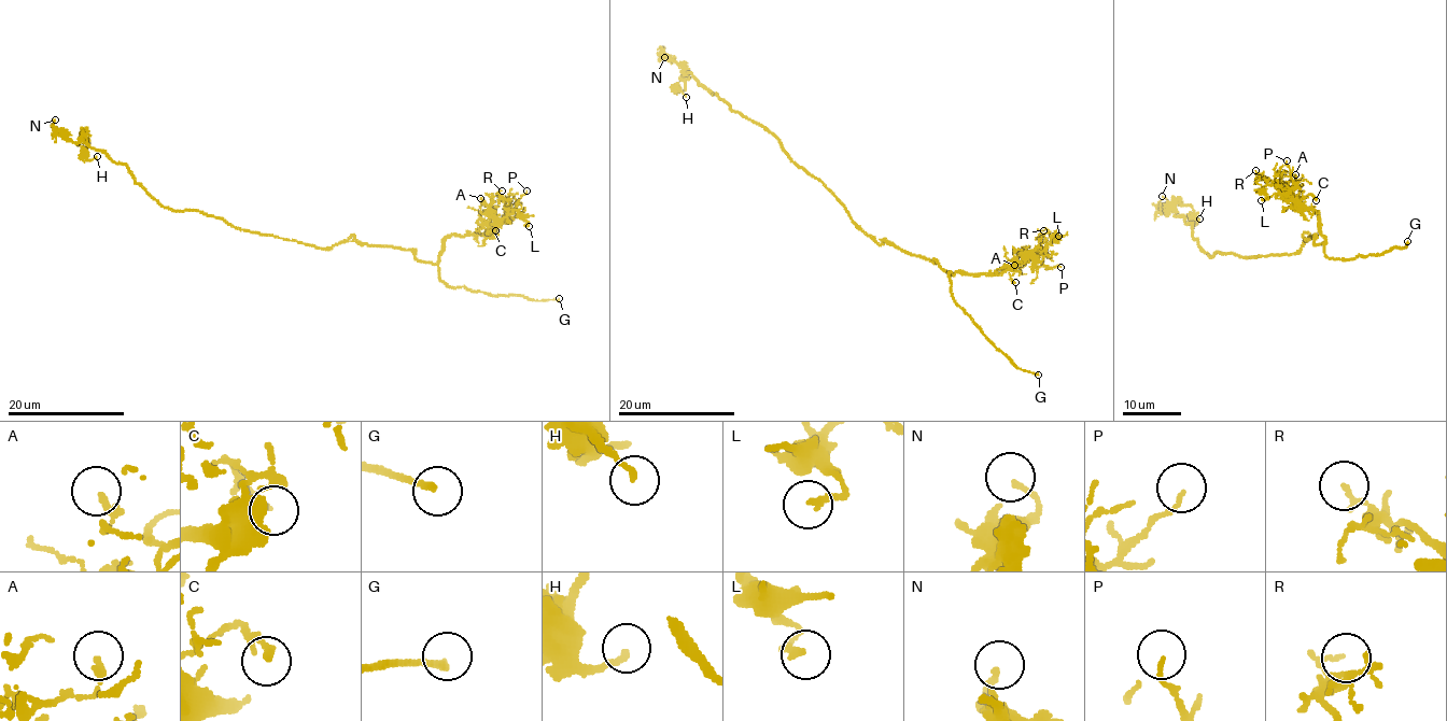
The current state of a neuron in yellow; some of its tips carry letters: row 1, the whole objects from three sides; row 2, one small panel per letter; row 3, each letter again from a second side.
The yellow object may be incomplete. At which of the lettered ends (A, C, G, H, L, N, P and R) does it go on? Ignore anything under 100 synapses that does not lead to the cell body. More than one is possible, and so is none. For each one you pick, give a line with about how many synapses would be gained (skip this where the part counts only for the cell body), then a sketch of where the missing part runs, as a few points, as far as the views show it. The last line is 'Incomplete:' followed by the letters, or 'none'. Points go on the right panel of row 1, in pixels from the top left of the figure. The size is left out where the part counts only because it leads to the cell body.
G: missing branch runs (1407, 241), (1403, 240), (1391, 252), (1380, 244), (1365, 250), (1345, 248), (1333, 240)
Incomplete: G

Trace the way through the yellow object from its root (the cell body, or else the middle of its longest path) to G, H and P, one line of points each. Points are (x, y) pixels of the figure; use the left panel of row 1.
G: (308, 243), (329, 249), (353, 236), (410, 250), (438, 266), (449, 286), (559, 298)
H: (308, 243), (243, 230), (198, 211), (166, 208), (124, 165), (92, 147), (88, 136), (86, 158), (97, 156)
P: (308, 243), (329, 249), (353, 236), (435, 263), (441, 244), (453, 235), (492, 234), (527, 191)

